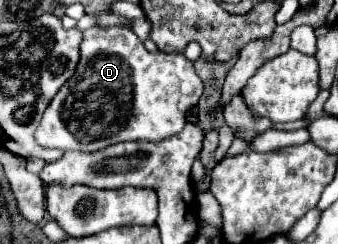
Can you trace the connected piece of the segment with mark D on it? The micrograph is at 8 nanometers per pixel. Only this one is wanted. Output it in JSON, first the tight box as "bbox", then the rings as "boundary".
{"bbox":[36,25,204,153],"boundary":[[[122,25],[106,27],[106,29],[92,27],[84,31],[76,73],[60,87],[60,91],[54,95],[54,99],[50,101],[50,105],[42,115],[42,123],[36,129],[36,141],[42,147],[60,149],[64,153],[68,151],[92,153],[108,145],[130,141],[130,139],[158,141],[158,139],[170,137],[172,133],[178,133],[184,127],[186,111],[198,105],[202,91],[204,91],[202,79],[196,75],[192,61],[188,61],[184,53],[162,53],[162,51],[148,53],[142,41],[128,27],[122,27]]]}

